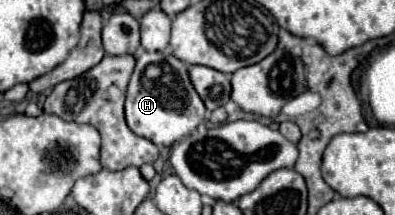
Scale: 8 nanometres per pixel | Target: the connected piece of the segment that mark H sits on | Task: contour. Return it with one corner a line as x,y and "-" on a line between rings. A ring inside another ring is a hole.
144,52
136,60
126,94
126,122
134,134
148,138
156,146
172,146
176,140
188,136
204,120
204,116
206,106
196,94
182,60
176,56
164,56
160,52
-
148,64
162,66
162,76
158,80
148,80
144,76
144,68

